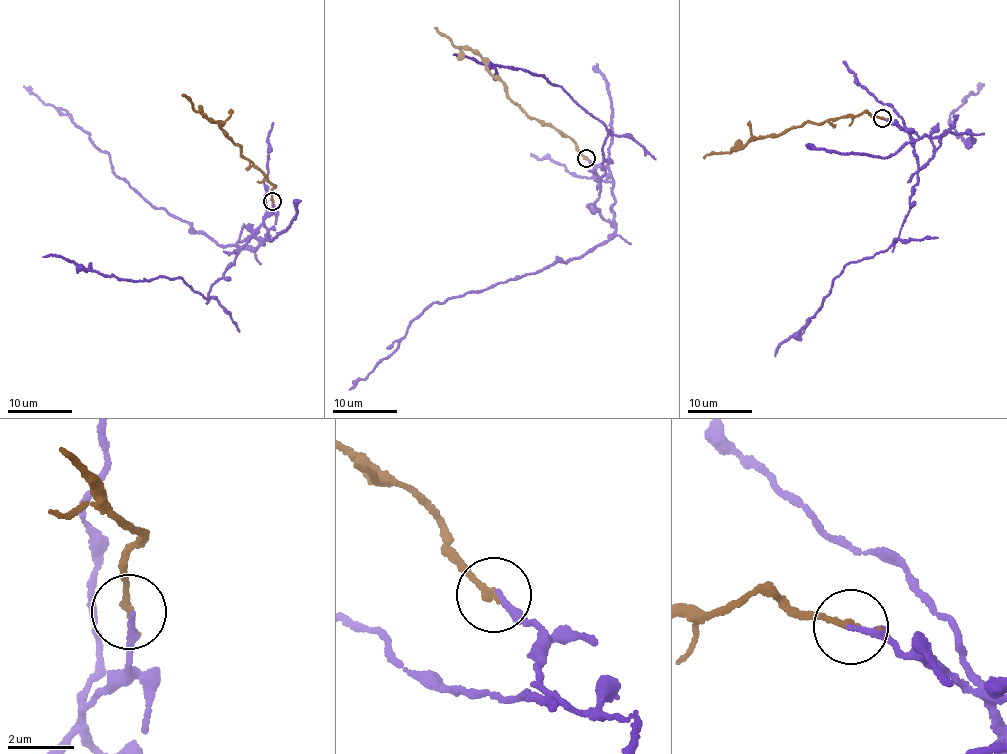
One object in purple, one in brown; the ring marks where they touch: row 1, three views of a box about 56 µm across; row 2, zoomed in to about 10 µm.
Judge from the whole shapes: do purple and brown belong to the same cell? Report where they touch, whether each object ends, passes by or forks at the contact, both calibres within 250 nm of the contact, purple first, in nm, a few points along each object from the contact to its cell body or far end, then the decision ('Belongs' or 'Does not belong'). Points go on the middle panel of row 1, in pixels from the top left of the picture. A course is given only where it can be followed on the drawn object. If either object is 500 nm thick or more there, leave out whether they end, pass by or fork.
Place: (586, 158). At the ring purple ends. At the ring brown ends. Thickness 220 nm (purple) against 200 nm. Course of purple: (586, 157), (595, 176), (612, 185), (614, 234), (564, 263), (434, 303), (411, 322), (395, 351), (349, 389). Course of brown: (586, 157), (566, 135), (530, 117), (513, 103), (504, 84), (495, 79), (482, 56), (455, 45), (435, 27). Does not belong

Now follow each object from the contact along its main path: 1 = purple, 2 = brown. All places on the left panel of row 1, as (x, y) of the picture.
1: (272, 201), (262, 244), (251, 251), (223, 246), (152, 205), (113, 172), (110, 157), (68, 111), (24, 86)
2: (272, 201), (274, 184), (243, 157), (240, 146), (223, 133), (219, 123), (193, 110), (190, 100), (182, 95)

